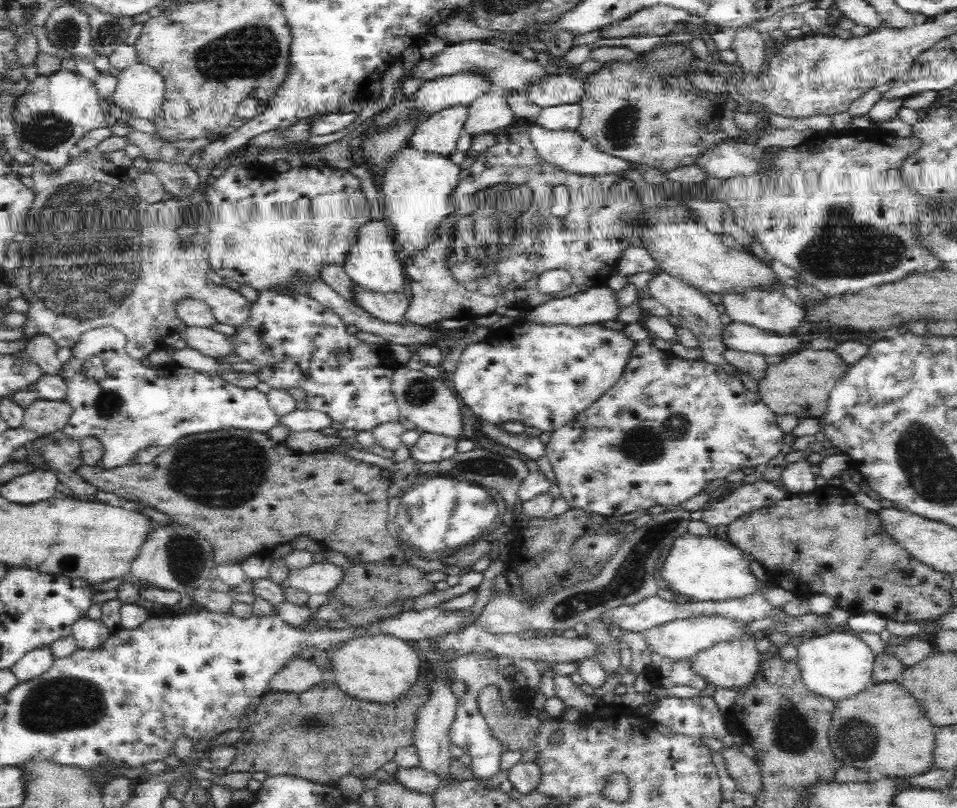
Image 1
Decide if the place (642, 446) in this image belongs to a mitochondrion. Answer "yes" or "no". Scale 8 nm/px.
yes

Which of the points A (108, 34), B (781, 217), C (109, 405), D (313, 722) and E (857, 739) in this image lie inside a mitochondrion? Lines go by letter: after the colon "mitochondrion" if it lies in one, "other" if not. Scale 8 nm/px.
A: mitochondrion
B: other
C: mitochondrion
D: mitochondrion
E: mitochondrion

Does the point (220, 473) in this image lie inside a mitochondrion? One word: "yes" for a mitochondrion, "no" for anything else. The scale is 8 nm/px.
yes

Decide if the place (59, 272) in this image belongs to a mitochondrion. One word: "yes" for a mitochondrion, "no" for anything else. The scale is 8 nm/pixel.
yes

